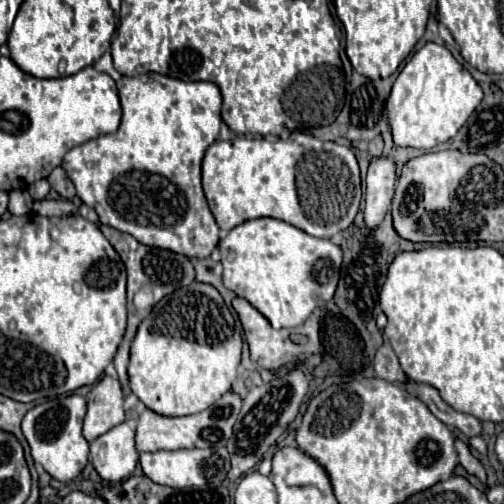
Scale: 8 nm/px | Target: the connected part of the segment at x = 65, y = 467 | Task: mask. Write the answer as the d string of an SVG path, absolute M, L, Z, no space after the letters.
M66 395L32 407L22 419L22 433L30 445L34 463L42 465L58 481L72 481L88 463L88 441L82 437L84 415L86 399L80 395Z

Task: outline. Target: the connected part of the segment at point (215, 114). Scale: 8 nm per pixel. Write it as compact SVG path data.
M146 73L146 75L136 75L136 77L122 77L118 81L118 95L120 95L120 103L122 103L122 123L118 127L116 133L108 133L108 135L102 135L98 139L92 139L88 143L82 143L74 149L70 149L62 161L62 169L66 171L66 175L72 179L76 191L78 191L78 197L82 199L82 203L86 203L88 207L92 207L100 221L104 225L110 225L118 231L124 231L124 233L130 233L134 239L138 239L142 245L150 245L150 247L160 247L160 249L170 249L174 253L180 253L180 255L186 255L186 257L198 257L198 259L206 259L210 257L210 253L218 247L218 241L220 241L220 229L208 209L208 203L206 203L206 197L204 197L204 191L202 191L202 175L200 175L200 167L202 167L202 157L206 153L206 149L218 139L220 135L220 125L222 125L222 117L220 117L220 109L222 109L222 95L220 95L220 89L218 85L210 83L210 81L180 81L180 79L172 79L172 77L166 77L166 75L160 75L160 73Z

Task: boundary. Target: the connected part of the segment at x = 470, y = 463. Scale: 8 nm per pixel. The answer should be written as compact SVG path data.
M456 437L454 441L456 441L456 451L458 451L460 465L462 465L470 475L476 475L476 477L480 479L480 483L486 483L486 469L484 469L484 465L470 453L468 443L460 441L458 437Z

